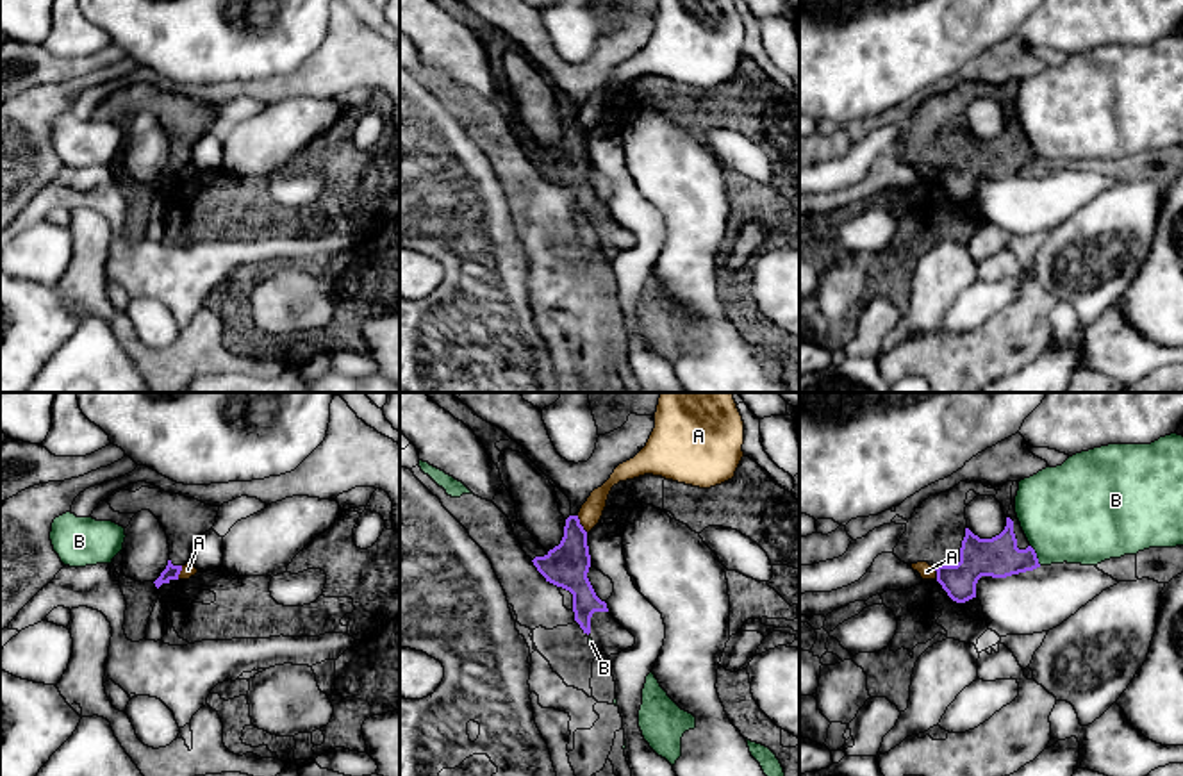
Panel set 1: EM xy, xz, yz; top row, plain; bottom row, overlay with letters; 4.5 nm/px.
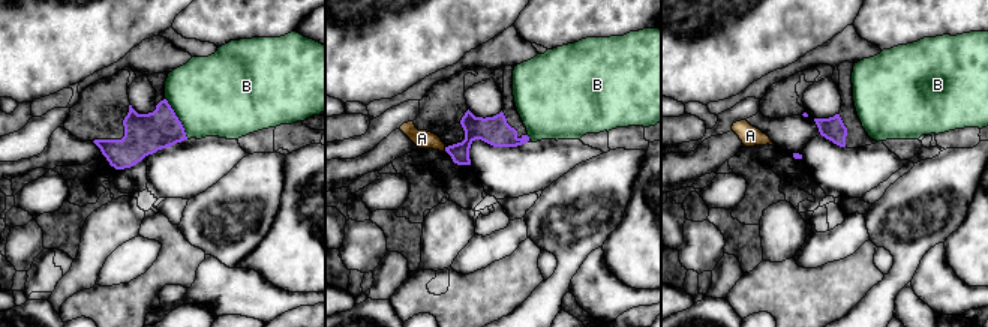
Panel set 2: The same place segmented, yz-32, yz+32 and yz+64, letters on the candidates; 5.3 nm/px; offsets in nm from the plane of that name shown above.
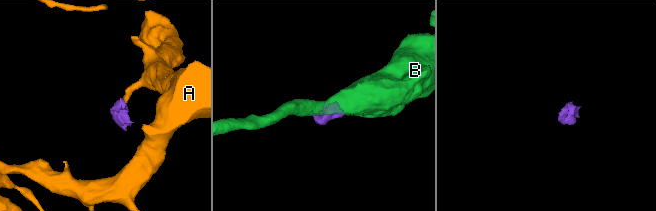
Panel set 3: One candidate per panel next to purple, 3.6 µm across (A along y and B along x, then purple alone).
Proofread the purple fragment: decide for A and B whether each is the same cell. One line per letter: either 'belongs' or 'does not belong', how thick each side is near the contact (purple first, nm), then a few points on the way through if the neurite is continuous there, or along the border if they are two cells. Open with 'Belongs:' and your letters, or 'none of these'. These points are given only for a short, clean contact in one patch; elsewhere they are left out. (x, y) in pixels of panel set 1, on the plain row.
Belongs: none of these
A: does not belong; calibres 200 and 100 nm; border xz (577, 116), (587, 132)
B: does not belong; calibres 190 and 440 nm; border yz (1030, 145), (1041, 165)

